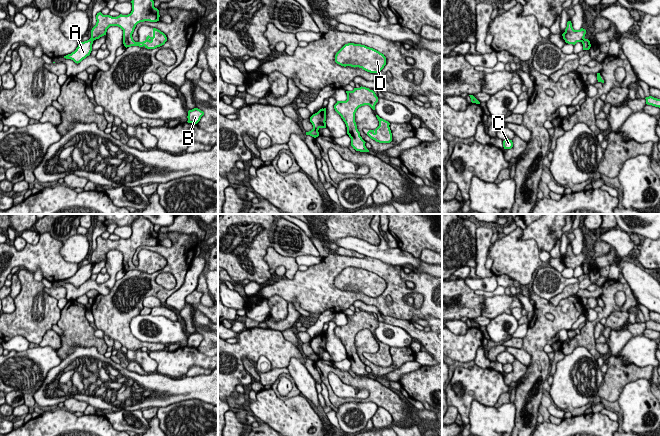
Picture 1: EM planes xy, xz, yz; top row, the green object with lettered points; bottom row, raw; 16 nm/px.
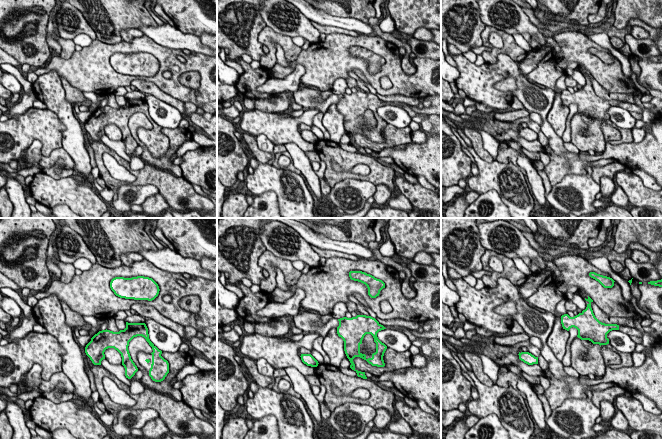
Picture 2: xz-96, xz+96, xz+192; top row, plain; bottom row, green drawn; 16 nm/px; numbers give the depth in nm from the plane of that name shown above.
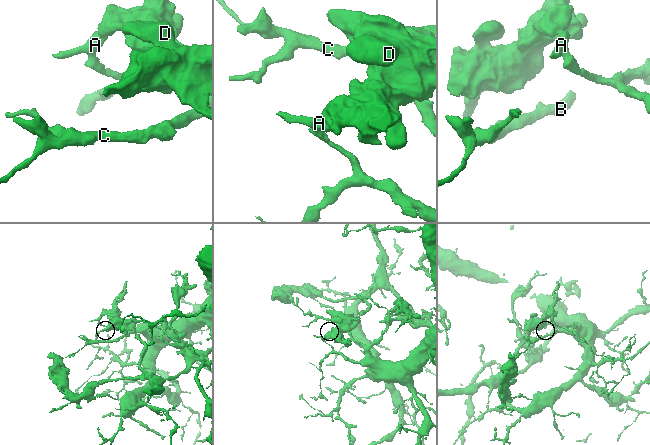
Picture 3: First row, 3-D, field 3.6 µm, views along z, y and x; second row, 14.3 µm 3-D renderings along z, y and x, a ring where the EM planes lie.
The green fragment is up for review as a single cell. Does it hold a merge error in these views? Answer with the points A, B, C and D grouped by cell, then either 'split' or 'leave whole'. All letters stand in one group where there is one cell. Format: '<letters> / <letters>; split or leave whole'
A B C / D; split

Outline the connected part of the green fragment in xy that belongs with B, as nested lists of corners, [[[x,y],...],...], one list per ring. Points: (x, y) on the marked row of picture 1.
[[[194,108],[192,110],[189,110],[188,116],[187,116],[187,118],[188,118],[187,122],[197,124],[203,115],[204,115],[204,112],[198,108]]]

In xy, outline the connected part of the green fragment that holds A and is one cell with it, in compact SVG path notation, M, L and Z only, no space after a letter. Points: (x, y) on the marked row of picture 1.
M91 38L87 41L81 42L74 52L64 56L64 58L71 59L78 64L90 55L92 51L92 44L93 40Z

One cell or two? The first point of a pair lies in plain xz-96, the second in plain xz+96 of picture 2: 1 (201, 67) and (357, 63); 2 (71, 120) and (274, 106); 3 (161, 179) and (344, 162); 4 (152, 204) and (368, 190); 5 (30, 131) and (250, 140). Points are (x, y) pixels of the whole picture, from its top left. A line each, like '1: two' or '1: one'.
1: one
2: two
3: one
4: two
5: two

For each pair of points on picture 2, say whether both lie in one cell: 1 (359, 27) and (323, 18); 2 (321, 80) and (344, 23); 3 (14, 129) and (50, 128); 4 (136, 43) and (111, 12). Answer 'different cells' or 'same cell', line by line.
1: same cell
2: different cells
3: same cell
4: different cells

